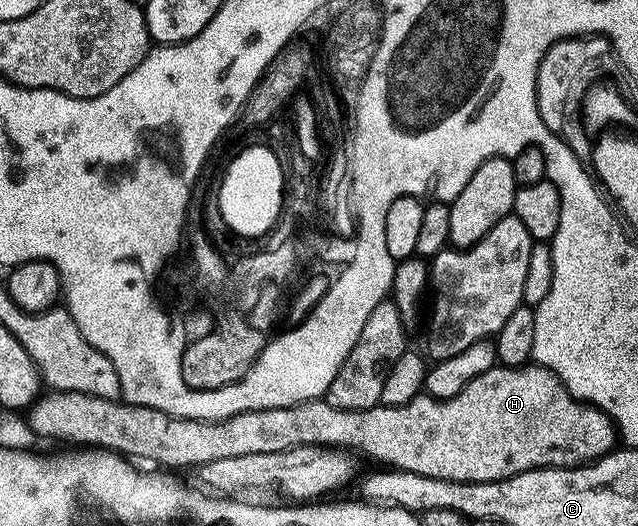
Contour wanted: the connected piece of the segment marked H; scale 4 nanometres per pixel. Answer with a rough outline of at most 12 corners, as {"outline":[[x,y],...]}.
{"outline":[[548,368],[464,393],[219,423],[63,391],[44,439],[162,469],[333,447],[453,483],[585,467],[620,443]]}

